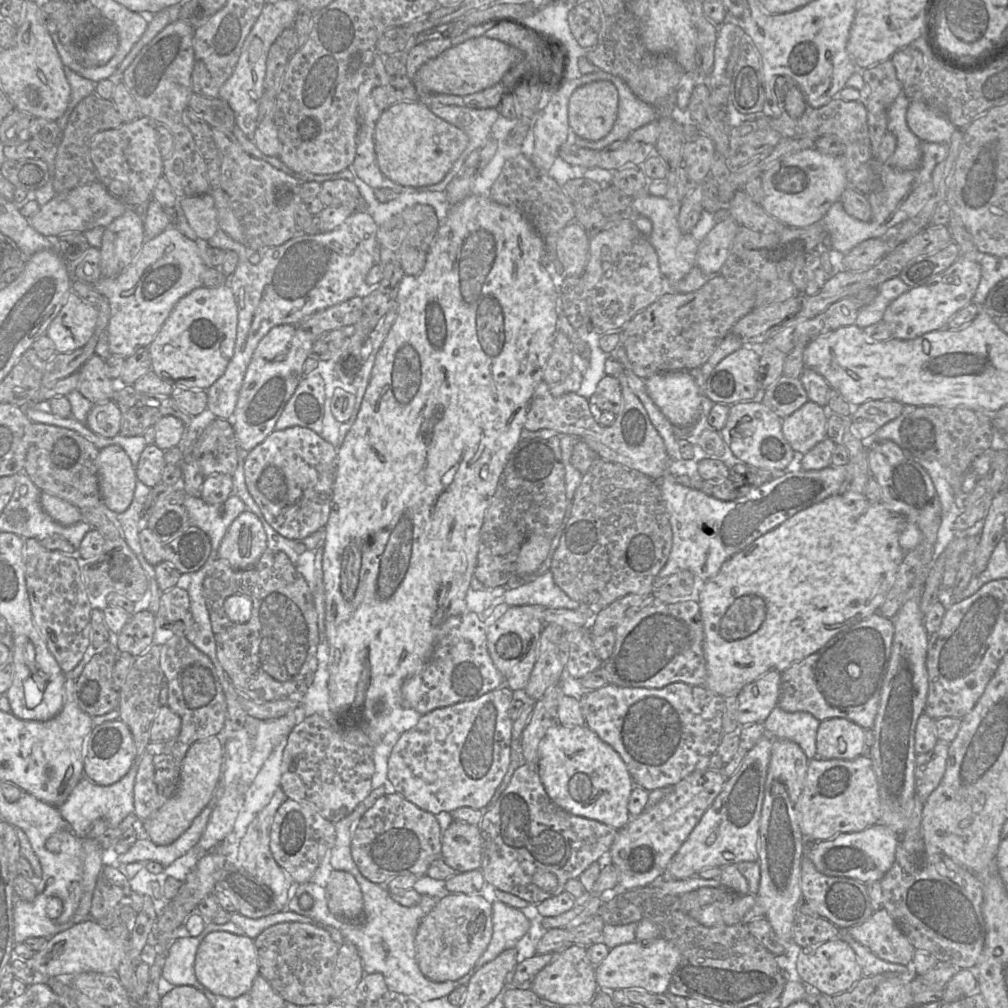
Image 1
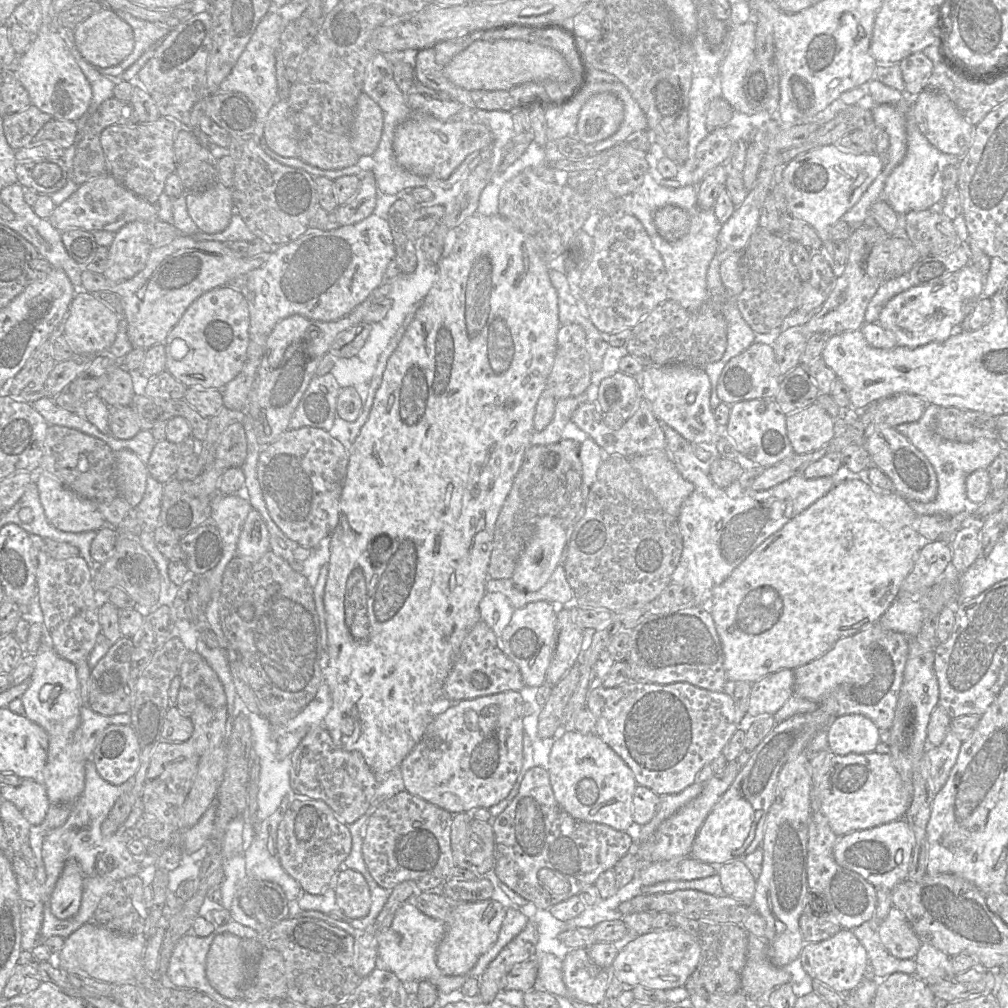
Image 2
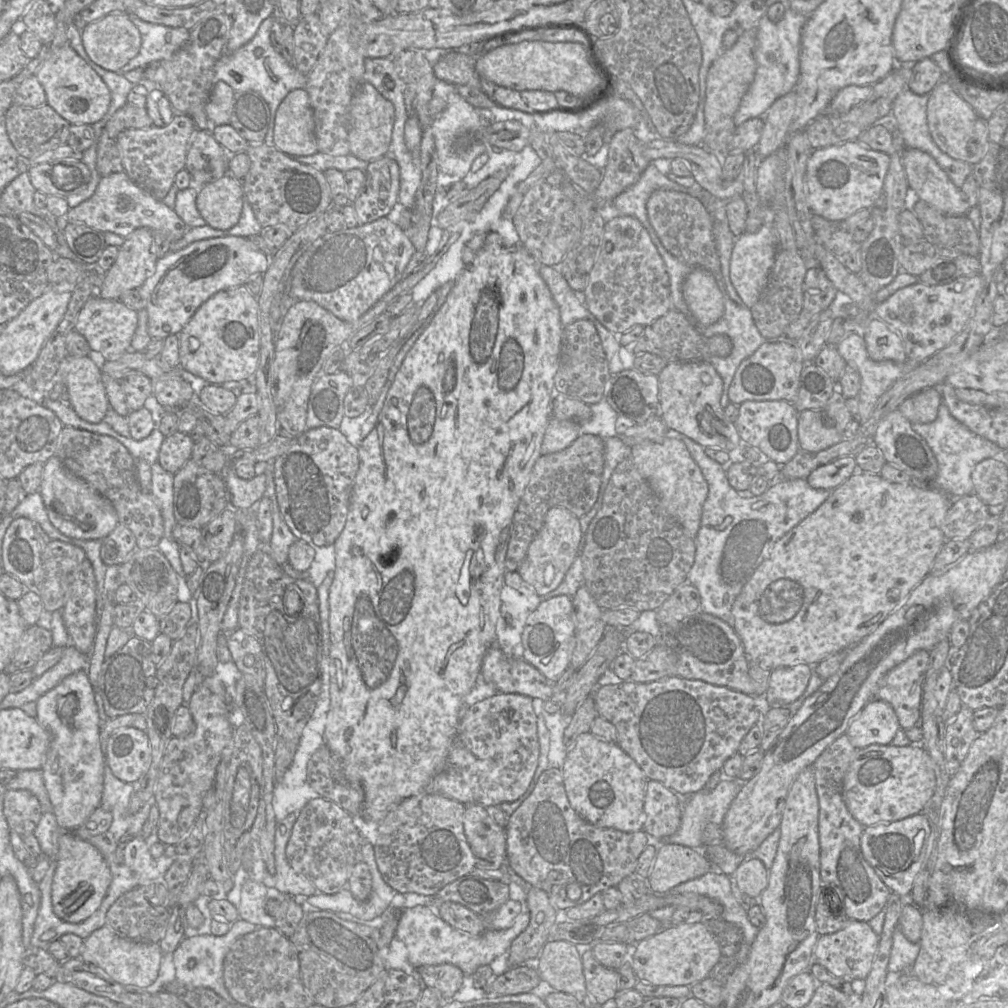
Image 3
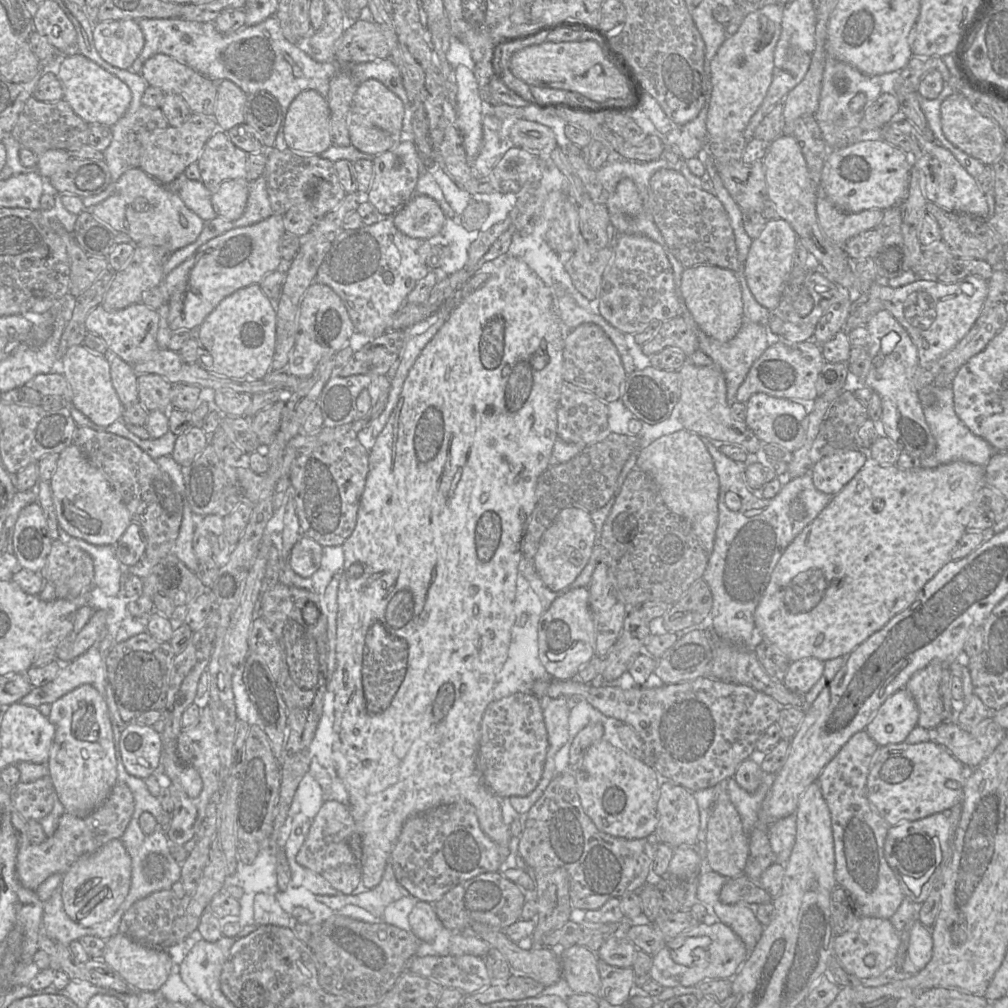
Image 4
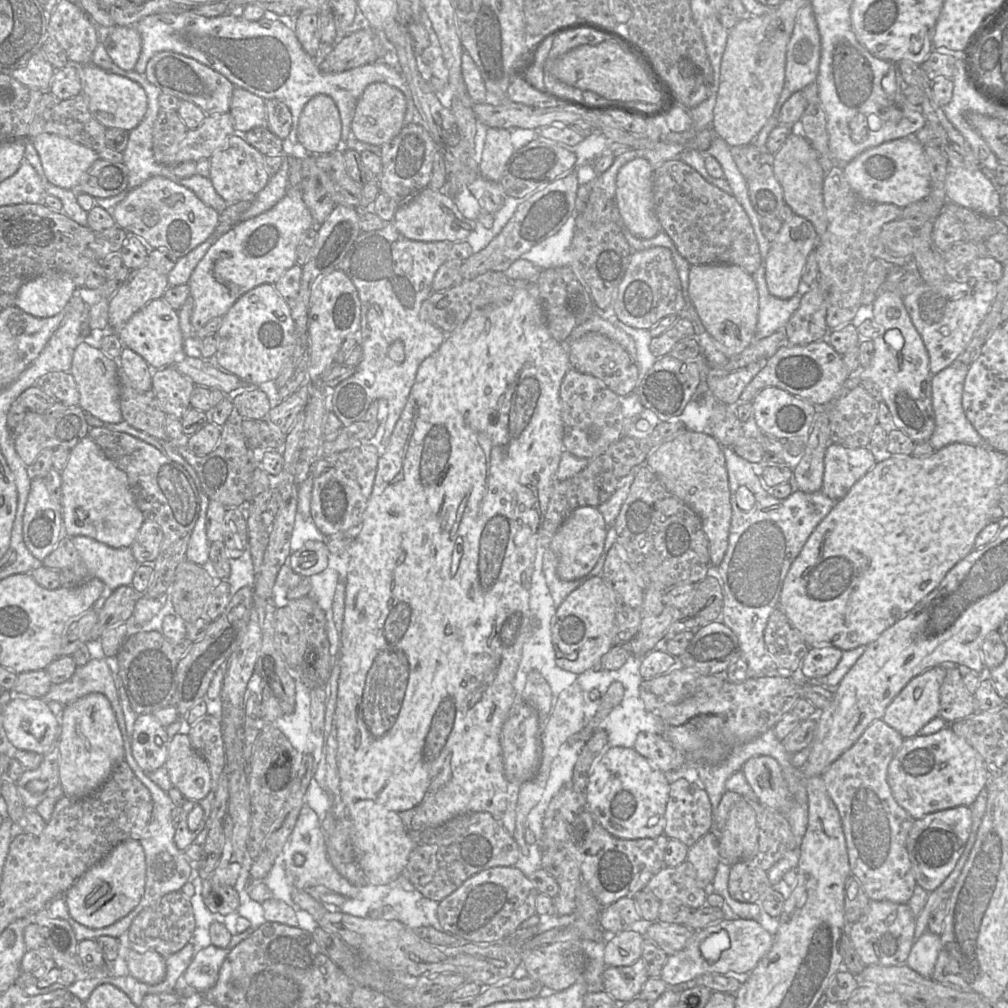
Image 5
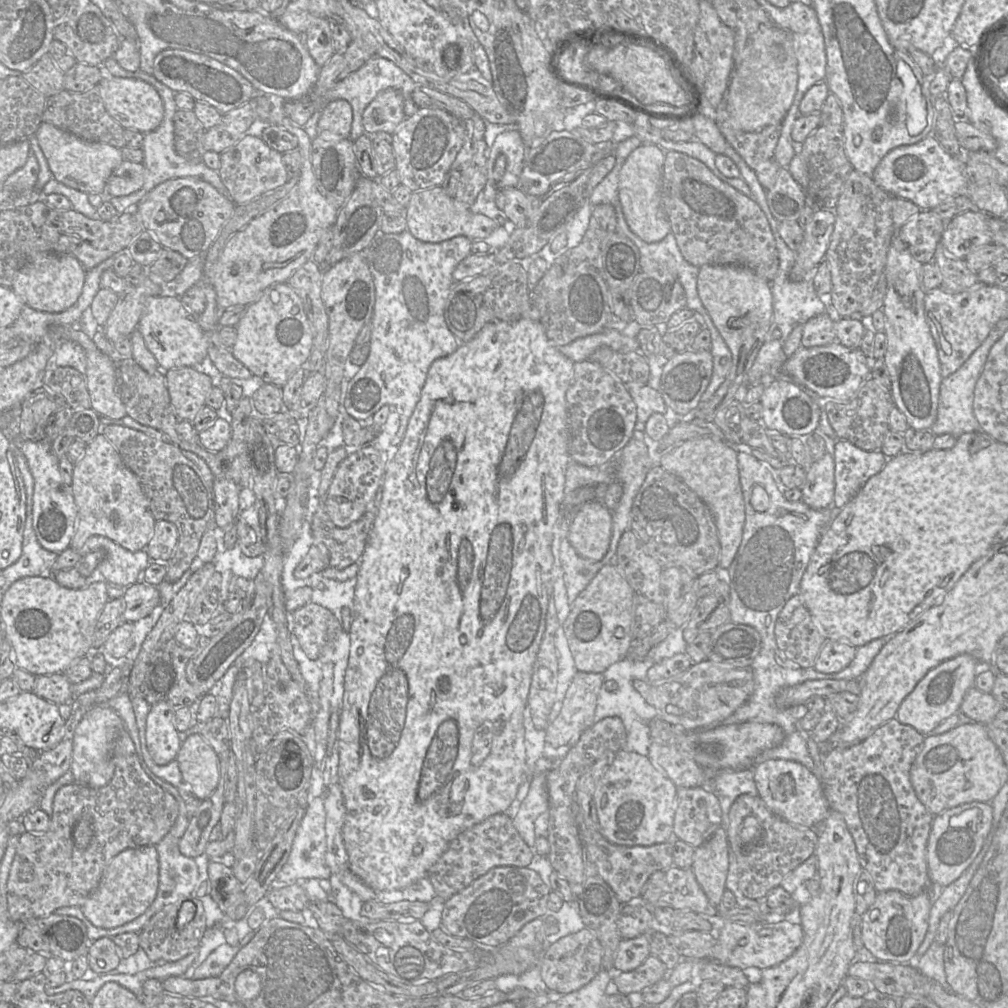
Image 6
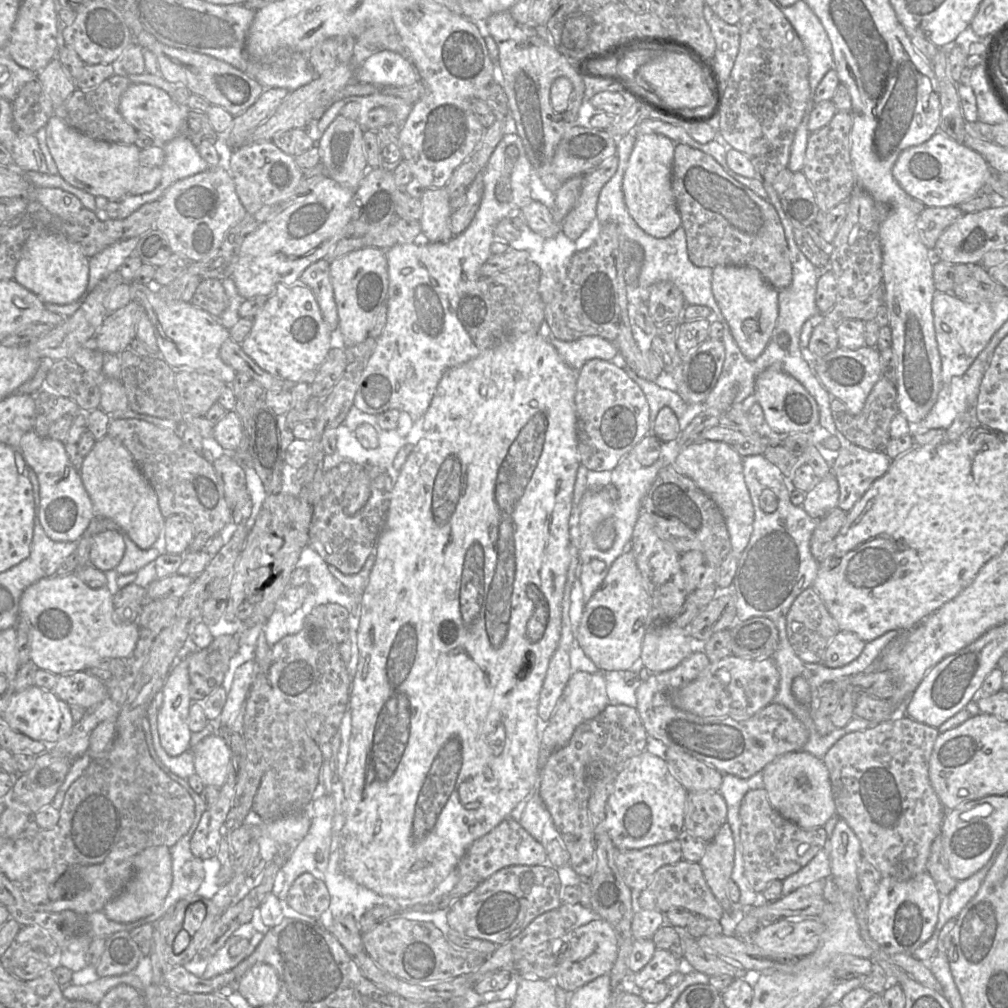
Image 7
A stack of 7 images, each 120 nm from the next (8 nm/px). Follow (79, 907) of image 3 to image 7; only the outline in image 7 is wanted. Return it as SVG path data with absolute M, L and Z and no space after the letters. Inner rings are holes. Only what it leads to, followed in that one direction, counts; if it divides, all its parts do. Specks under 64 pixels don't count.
M166 846L150 847L134 857L134 874L123 891L103 908L108 919L119 922L135 922L156 912L165 900L172 885L172 859Z

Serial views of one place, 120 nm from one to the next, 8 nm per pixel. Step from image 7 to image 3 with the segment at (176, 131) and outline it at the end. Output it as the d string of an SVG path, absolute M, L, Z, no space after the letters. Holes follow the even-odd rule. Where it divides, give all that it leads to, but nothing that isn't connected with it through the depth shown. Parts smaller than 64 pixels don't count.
M68 43L52 53L35 77L44 88L47 105L71 124L93 125L108 112L111 103L108 86Z

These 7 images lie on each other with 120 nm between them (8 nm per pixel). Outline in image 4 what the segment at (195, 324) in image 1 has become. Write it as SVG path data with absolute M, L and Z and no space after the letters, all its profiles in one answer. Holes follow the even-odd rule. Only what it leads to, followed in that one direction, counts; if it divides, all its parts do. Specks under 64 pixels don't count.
M259 284L241 288L224 298L197 328L202 355L196 361L205 370L219 376L256 380L271 369L276 342L276 306L262 292Z

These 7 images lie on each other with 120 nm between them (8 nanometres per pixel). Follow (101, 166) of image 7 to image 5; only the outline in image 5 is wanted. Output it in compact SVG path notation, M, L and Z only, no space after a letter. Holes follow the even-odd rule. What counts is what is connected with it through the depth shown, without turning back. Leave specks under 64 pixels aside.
M39 134L32 138L32 143L40 157L48 182L64 189L75 189L92 164L99 159L96 151L56 134Z

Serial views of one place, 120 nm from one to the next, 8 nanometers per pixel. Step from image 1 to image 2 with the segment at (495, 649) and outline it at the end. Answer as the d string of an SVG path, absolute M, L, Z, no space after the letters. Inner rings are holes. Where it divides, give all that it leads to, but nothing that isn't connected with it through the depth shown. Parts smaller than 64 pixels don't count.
M536 601L516 609L502 632L500 647L517 664L526 686L541 686L545 683L546 671L556 645L556 624L557 606L547 601Z

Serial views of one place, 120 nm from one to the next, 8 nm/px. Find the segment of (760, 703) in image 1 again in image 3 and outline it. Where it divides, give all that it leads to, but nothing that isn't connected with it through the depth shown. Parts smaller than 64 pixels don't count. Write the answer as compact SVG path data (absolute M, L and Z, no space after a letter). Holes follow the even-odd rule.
M806 663L780 667L771 671L765 692L770 707L789 706L805 691L813 666Z

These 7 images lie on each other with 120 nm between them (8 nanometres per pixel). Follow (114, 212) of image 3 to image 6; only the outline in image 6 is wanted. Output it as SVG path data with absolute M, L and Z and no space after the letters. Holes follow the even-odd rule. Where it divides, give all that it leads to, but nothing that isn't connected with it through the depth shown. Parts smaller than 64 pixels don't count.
M195 177L169 179L148 192L137 204L145 231L152 233L164 248L179 252L187 259L206 254L216 239L221 227L232 216L236 204L222 195L210 183Z

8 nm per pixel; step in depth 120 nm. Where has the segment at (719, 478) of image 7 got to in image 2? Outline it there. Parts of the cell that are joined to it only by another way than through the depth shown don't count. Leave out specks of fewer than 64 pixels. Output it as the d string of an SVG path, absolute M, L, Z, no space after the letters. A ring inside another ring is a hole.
M666 451L650 452L627 459L639 472L661 508L678 517L684 501L694 491L694 485L681 476Z

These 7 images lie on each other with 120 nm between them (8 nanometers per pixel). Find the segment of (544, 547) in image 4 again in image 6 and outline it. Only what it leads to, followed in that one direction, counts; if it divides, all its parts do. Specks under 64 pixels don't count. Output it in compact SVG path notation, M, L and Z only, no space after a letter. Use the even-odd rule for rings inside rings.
M601 500L584 503L571 515L568 540L579 556L600 561L606 555L612 534L612 511Z

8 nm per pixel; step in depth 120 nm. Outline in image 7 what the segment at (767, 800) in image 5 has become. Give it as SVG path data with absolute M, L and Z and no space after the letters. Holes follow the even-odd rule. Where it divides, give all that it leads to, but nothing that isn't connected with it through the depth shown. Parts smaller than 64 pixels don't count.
M803 750L794 751L779 756L761 772L772 807L801 828L823 827L836 814L829 771L823 759Z

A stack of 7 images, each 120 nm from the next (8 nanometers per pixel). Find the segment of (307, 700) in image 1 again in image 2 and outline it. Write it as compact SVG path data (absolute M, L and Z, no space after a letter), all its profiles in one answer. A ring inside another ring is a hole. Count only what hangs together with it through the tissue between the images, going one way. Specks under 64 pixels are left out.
M323 680L313 700L286 724L286 730L308 730L323 723L331 708L331 695L327 683Z

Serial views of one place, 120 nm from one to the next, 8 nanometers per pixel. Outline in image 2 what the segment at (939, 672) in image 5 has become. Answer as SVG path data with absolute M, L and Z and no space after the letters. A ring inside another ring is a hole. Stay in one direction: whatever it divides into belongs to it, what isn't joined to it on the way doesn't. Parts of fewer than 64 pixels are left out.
M847 714L832 720L827 728L828 749L836 755L875 751L881 730L869 718Z

